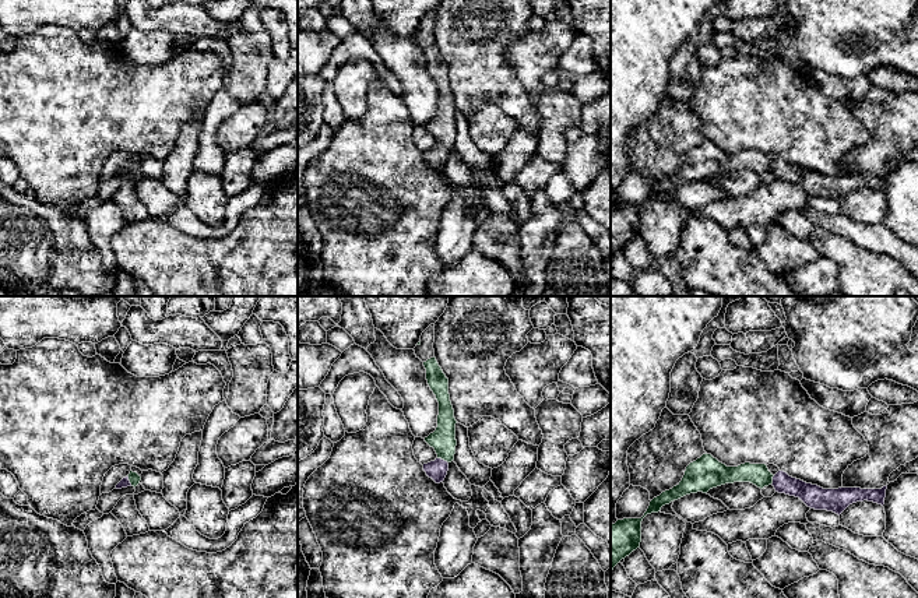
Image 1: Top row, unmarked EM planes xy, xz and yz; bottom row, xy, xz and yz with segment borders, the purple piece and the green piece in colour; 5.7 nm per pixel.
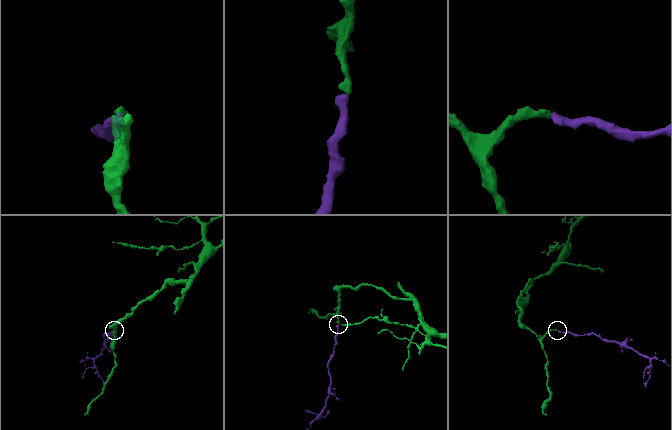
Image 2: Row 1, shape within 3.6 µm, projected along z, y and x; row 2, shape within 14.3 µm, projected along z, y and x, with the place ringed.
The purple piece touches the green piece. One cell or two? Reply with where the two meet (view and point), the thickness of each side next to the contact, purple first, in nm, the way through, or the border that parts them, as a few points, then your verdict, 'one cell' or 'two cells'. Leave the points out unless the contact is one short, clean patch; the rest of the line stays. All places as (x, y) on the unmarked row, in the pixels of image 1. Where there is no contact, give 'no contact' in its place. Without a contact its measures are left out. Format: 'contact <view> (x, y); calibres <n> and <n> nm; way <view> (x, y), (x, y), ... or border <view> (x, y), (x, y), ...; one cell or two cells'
contact xz (443, 147); calibres 120 and 140 nm; way xz (436, 157), (443, 147), (443, 127); one cell

